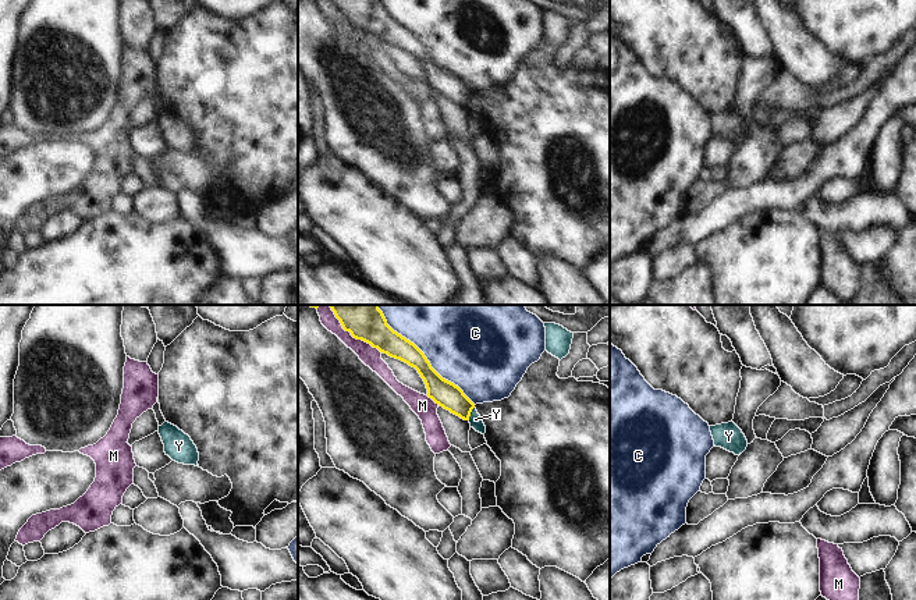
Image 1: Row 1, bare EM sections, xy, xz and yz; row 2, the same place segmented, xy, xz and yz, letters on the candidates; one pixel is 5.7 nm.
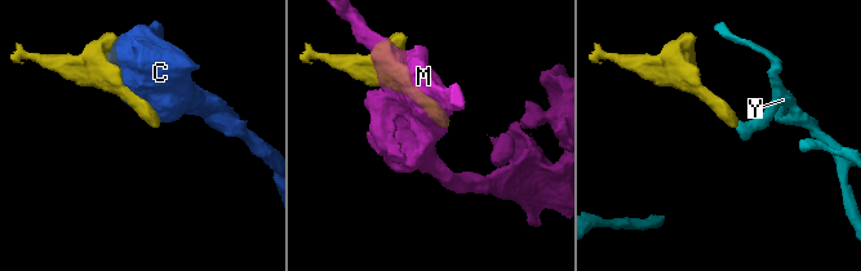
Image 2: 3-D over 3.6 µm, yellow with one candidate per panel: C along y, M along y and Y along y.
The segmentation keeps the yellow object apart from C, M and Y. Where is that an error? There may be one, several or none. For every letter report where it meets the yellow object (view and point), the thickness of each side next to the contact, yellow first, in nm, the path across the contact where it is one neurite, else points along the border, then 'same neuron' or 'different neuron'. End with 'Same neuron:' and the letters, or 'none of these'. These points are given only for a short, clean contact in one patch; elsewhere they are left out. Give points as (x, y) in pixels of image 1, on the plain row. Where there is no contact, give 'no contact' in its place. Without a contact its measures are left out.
C: contact xz (426, 46); calibres 150 and 440 nm; different neuron
M: contact xz (354, 25); calibres 180 and 110 nm; different neuron
Y: contact xz (469, 102); calibres 150 and 70 nm; border xz (474, 95), (468, 107); different neuron
Same neuron: none of these

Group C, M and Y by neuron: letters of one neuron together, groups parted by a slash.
C / M / Y

